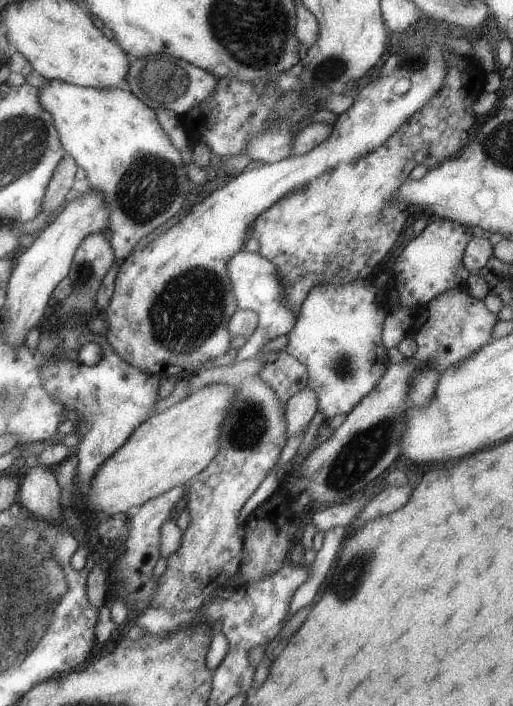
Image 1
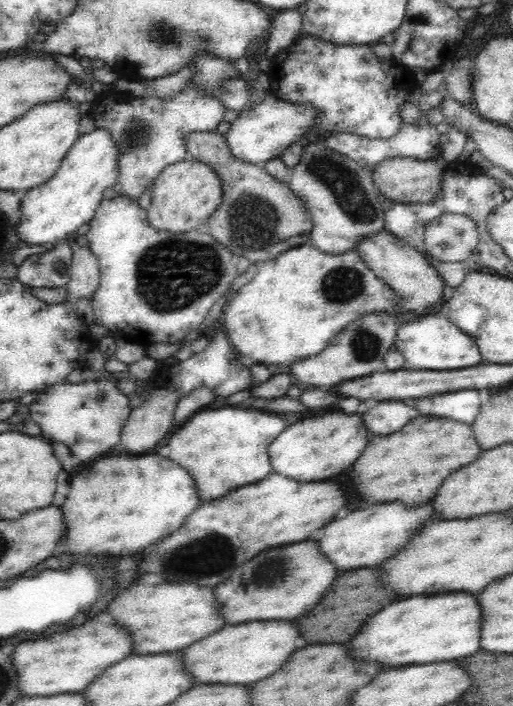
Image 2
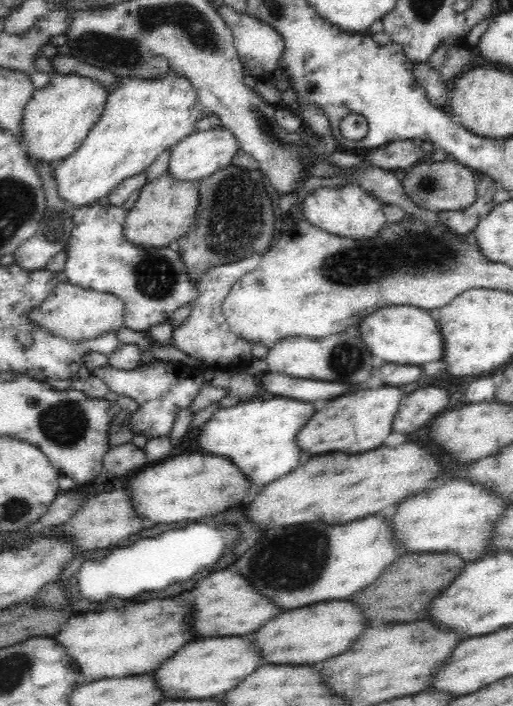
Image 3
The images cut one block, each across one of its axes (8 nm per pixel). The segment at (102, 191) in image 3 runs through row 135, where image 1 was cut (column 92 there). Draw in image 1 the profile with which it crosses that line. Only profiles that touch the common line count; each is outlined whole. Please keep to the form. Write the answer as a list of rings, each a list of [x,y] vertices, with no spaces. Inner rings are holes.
[[[57,80],[46,81],[37,87],[37,102],[53,119],[53,126],[63,150],[84,170],[88,188],[103,194],[109,212],[107,227],[111,232],[111,238],[108,238],[108,241],[113,250],[113,264],[119,264],[129,256],[143,236],[159,228],[163,222],[167,222],[179,212],[183,200],[190,193],[189,188],[192,184],[187,177],[179,150],[173,147],[169,135],[163,132],[157,123],[154,110],[145,106],[141,100],[137,100],[126,87],[91,88]]]

